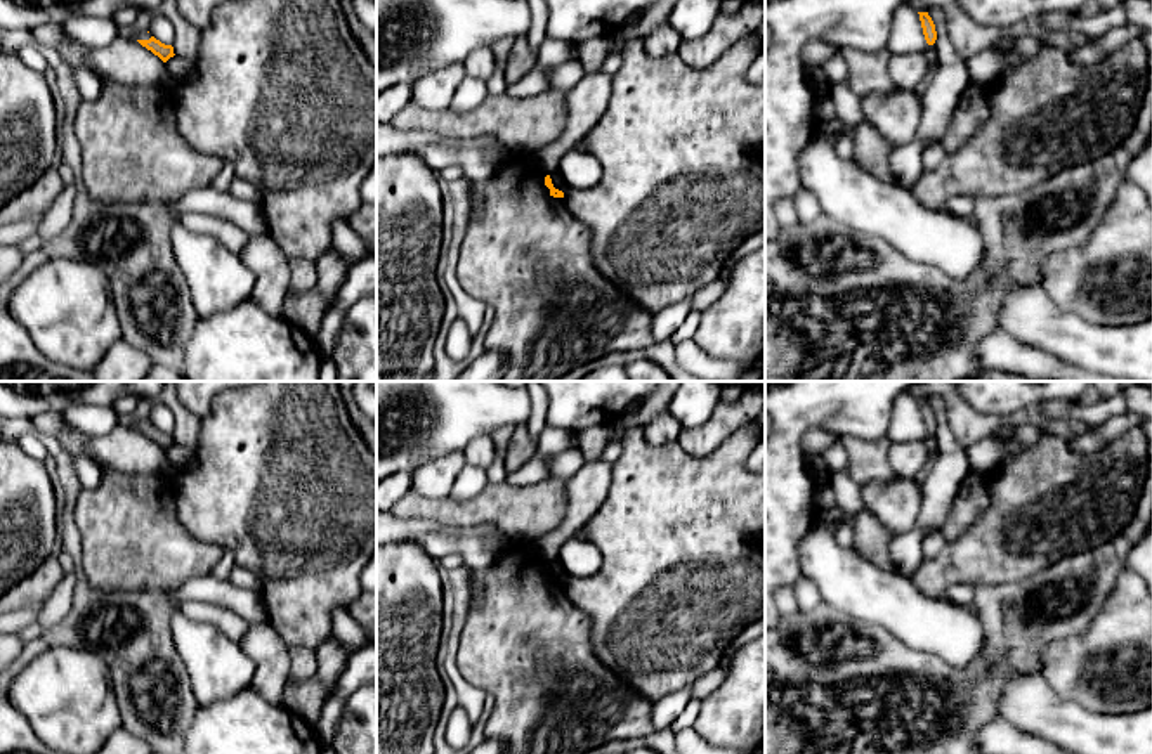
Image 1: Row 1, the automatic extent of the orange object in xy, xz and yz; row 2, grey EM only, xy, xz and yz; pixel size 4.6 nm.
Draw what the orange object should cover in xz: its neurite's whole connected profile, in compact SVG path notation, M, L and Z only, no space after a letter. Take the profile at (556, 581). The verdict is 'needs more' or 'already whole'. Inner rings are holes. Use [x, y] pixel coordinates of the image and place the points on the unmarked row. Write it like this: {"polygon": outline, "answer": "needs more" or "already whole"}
{"polygon": "M534 539L510 541L484 572L472 570L470 612L456 653L460 674L494 699L486 737L498 738L510 754L581 754L607 742L640 738L654 731L652 702L605 667L592 648L592 621L576 608L564 581L555 577Z", "answer": "needs more"}

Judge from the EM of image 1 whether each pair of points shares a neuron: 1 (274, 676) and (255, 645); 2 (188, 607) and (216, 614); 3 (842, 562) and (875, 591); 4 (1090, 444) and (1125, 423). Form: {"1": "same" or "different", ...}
{"1": "same", "2": "same", "3": "same", "4": "same"}

